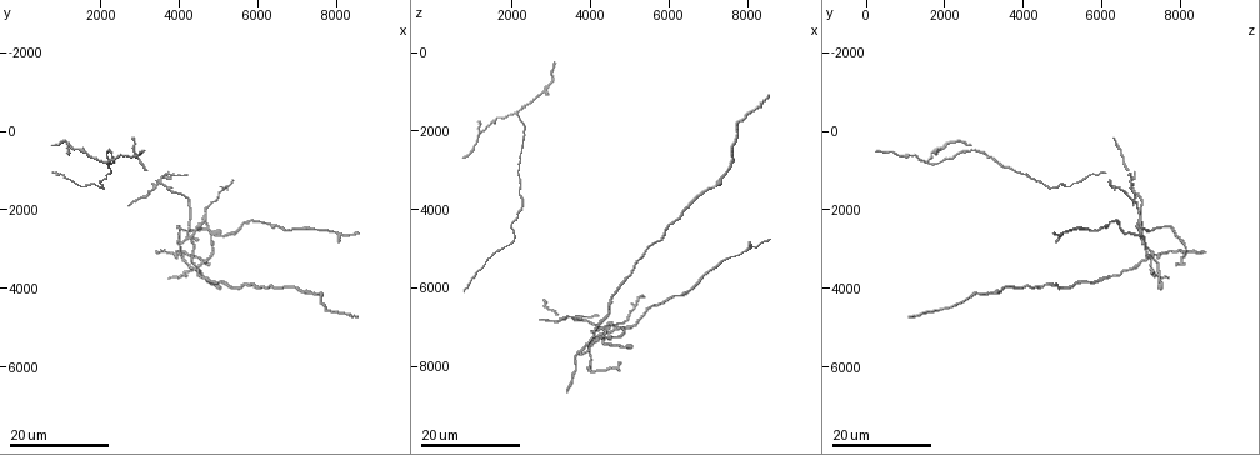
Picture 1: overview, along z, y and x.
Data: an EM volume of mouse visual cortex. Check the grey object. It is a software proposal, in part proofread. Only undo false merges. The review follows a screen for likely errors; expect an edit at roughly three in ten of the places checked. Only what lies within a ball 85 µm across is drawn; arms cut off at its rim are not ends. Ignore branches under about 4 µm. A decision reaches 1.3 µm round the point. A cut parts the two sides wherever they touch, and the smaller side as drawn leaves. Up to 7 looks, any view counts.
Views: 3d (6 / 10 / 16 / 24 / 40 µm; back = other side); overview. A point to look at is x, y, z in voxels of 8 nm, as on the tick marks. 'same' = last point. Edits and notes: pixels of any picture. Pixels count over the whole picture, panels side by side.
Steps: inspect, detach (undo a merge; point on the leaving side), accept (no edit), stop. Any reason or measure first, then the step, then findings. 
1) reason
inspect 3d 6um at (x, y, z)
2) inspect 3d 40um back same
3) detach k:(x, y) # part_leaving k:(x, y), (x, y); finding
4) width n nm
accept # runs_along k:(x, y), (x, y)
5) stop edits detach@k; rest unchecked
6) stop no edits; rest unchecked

looks like a crossing
inspect 3d 24um at (3400, 1300, 6700)

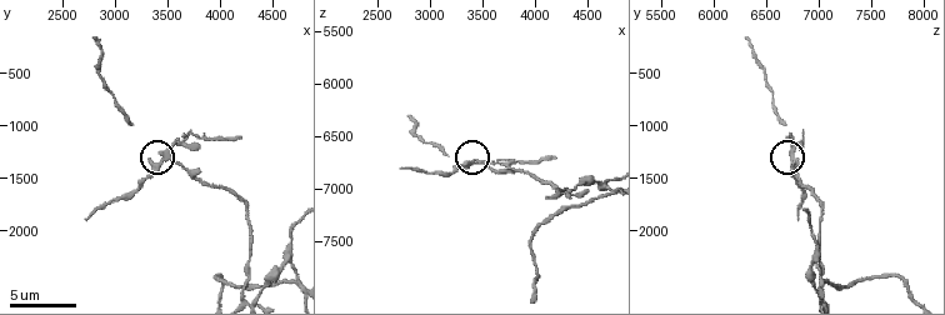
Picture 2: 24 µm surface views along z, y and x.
inspect 3d 6um at (3460, 1280, 6720)

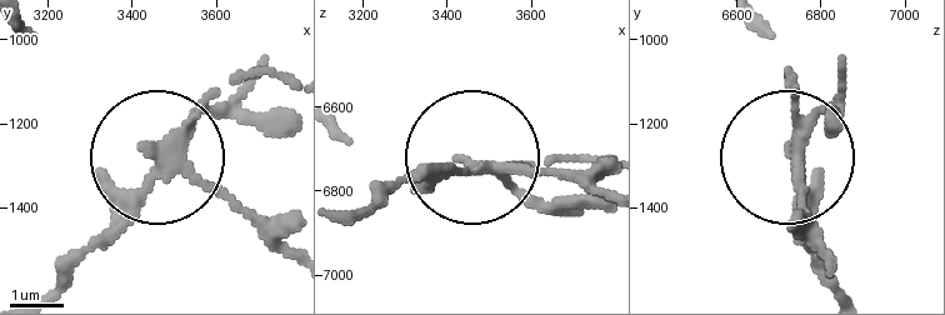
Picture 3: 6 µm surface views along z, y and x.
detach 3:(118, 224) # part_leaving 3:(170, 164), (40, 294); a second neuron is stuck on

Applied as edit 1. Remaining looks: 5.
inspect overview

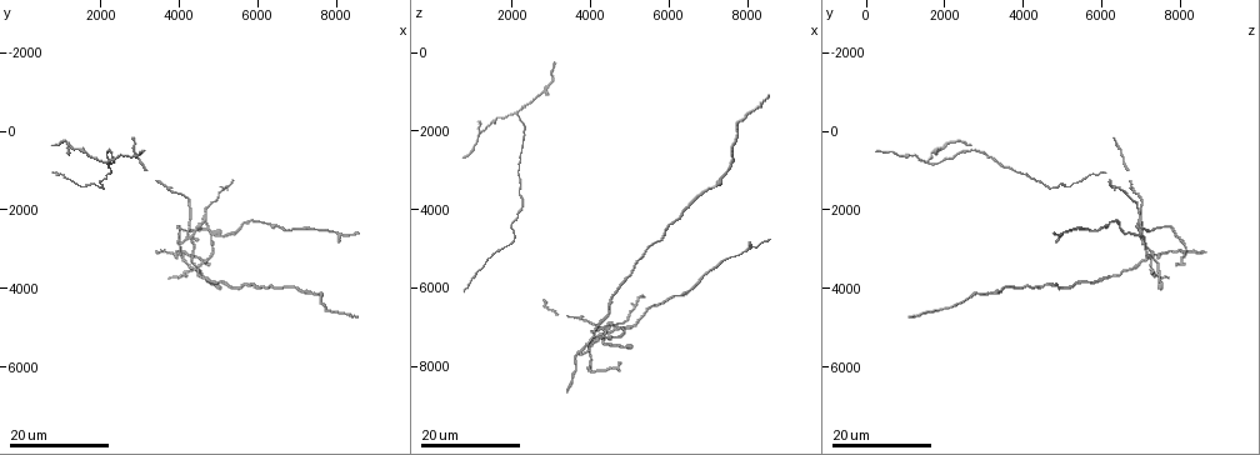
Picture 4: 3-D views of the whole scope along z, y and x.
four or more arms meet
inspect 3d 16um at (4250, 2650, 7050)

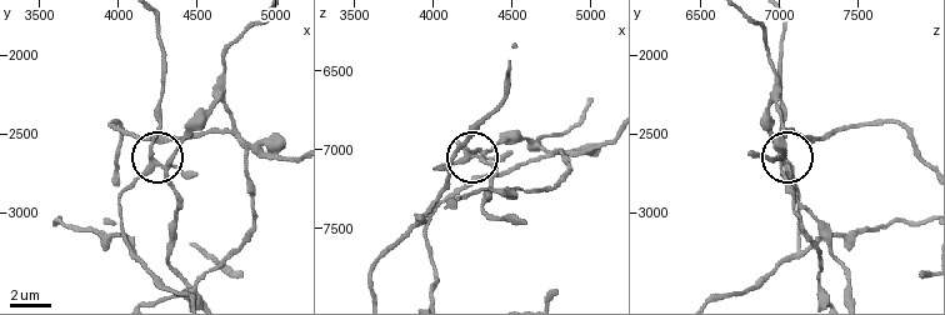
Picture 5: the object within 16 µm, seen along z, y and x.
closer look
inspect 3d 6um at (4220, 2720, 7060)

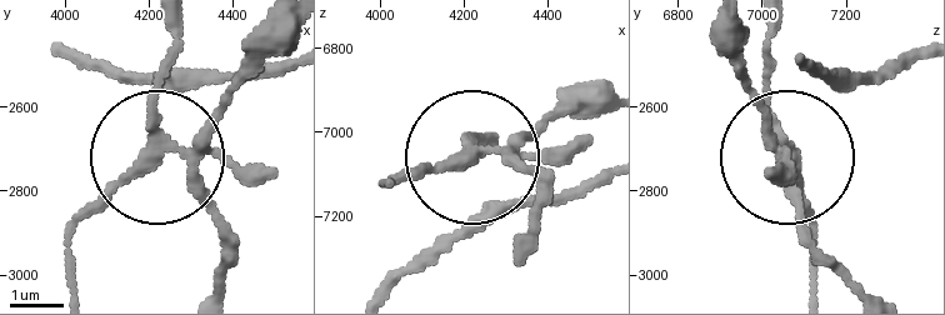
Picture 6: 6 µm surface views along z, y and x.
detach 6:(221, 236) # part_leaving 6:(191, 155), (205, 119), (285, 39); two neurons meet here

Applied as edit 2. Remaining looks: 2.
stop edits detach@3, detach@6; rest unchecked

